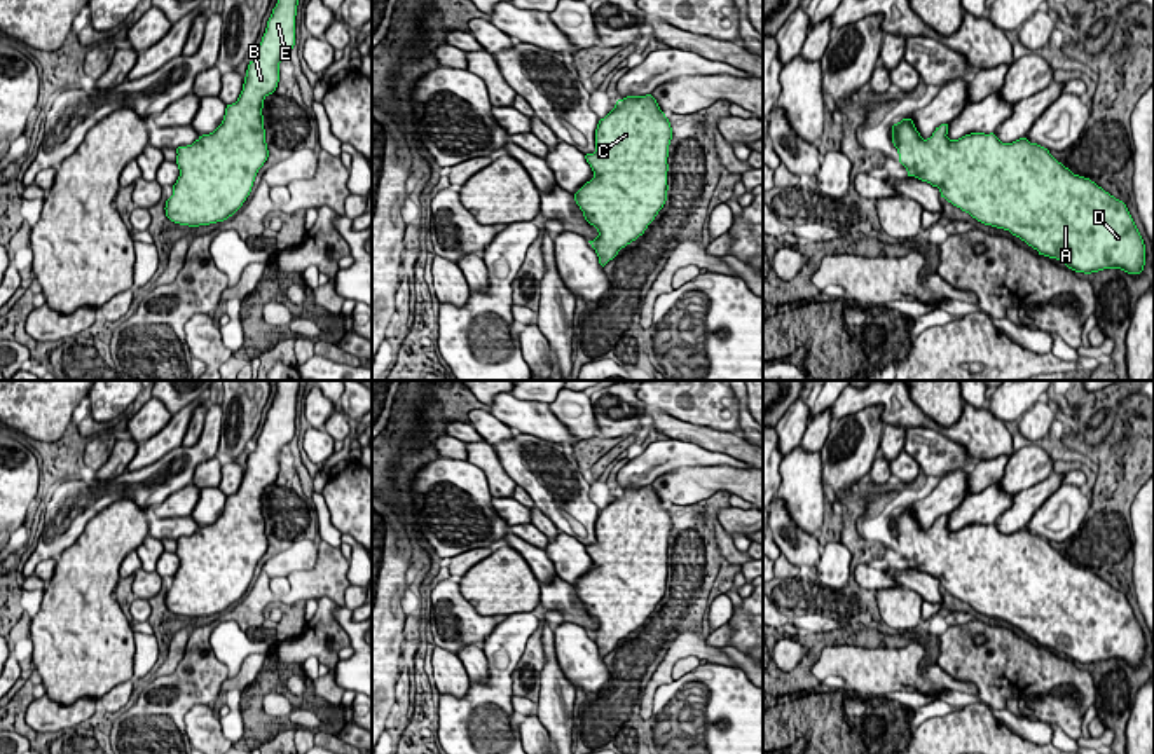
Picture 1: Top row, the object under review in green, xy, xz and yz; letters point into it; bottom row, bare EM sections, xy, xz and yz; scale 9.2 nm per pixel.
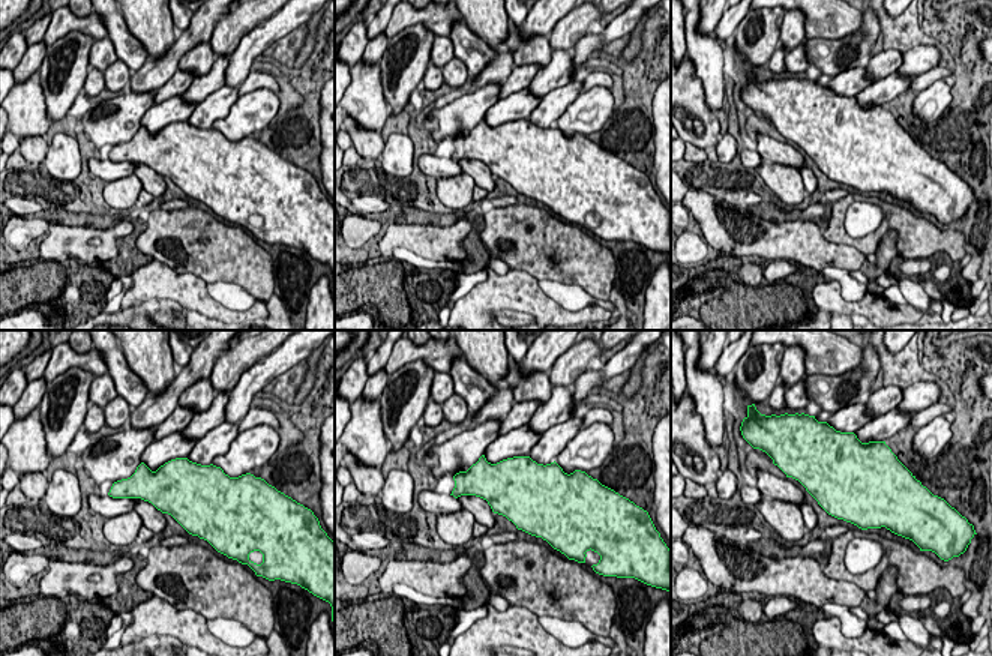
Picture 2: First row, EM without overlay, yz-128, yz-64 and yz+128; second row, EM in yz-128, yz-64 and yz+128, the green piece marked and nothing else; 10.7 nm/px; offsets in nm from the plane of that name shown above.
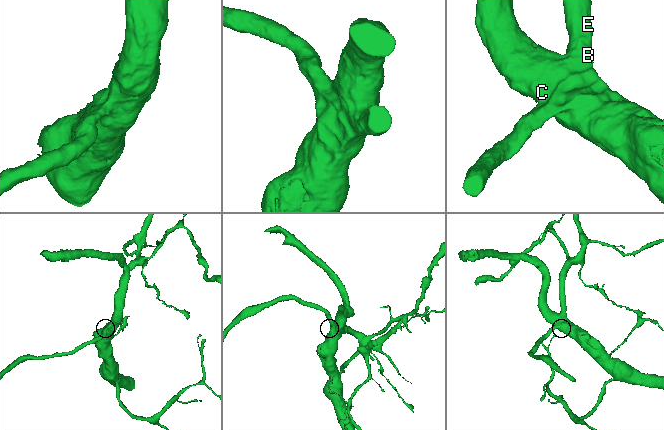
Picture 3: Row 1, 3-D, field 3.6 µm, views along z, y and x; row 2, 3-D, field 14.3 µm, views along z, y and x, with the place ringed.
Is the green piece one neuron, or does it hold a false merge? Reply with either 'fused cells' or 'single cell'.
single cell

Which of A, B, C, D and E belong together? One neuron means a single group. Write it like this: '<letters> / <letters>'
A B C D E

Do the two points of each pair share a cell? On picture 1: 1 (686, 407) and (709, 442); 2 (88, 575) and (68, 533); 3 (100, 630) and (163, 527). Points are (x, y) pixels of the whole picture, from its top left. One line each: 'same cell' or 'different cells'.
1: different cells
2: different cells
3: different cells

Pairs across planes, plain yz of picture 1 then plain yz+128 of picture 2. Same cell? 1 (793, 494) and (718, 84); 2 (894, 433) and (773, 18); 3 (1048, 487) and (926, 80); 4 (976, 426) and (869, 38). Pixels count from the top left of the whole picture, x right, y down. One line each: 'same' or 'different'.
1: same
2: different
3: same
4: different

